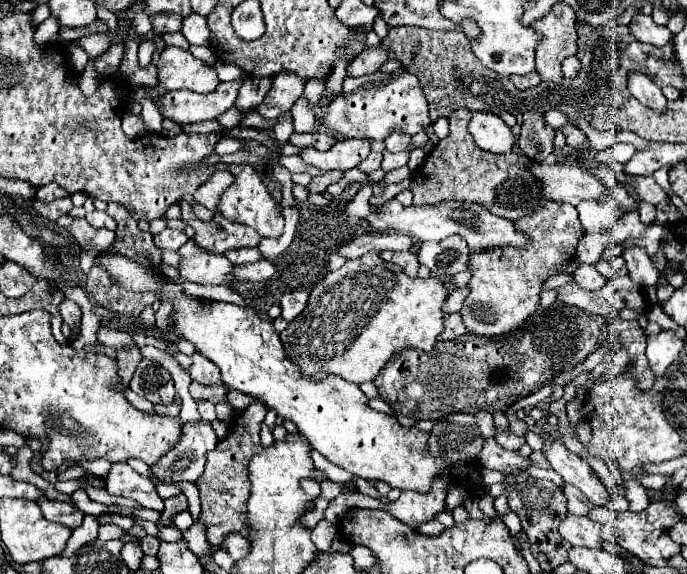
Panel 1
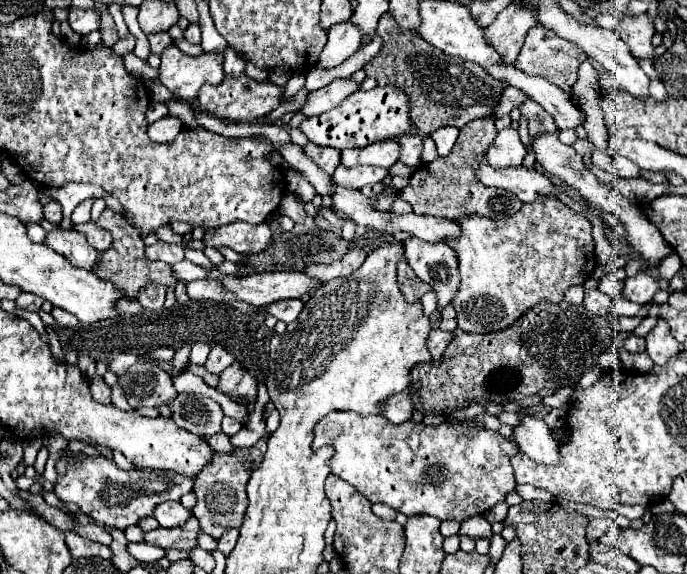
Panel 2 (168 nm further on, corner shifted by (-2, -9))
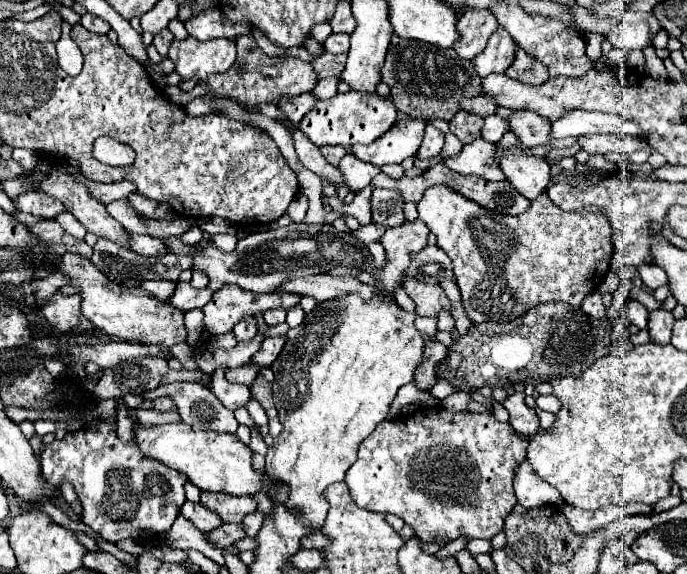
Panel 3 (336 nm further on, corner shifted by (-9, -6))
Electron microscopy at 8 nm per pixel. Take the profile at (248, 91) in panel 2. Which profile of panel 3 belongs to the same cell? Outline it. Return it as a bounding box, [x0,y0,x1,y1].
[207,35,319,107]

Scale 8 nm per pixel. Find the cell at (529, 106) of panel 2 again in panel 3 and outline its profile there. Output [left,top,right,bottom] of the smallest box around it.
[505,47,549,85]

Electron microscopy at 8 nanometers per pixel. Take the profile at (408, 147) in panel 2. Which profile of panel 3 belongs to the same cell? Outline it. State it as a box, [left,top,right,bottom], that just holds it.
[417,123,443,159]

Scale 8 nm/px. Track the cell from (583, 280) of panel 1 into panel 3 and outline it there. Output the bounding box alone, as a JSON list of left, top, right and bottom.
[581,291,605,319]

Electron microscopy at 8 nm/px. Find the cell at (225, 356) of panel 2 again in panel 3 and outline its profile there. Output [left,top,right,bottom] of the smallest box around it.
[233,315,257,341]

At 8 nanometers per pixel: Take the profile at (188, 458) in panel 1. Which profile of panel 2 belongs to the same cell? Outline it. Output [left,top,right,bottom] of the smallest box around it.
[54,454,194,528]

